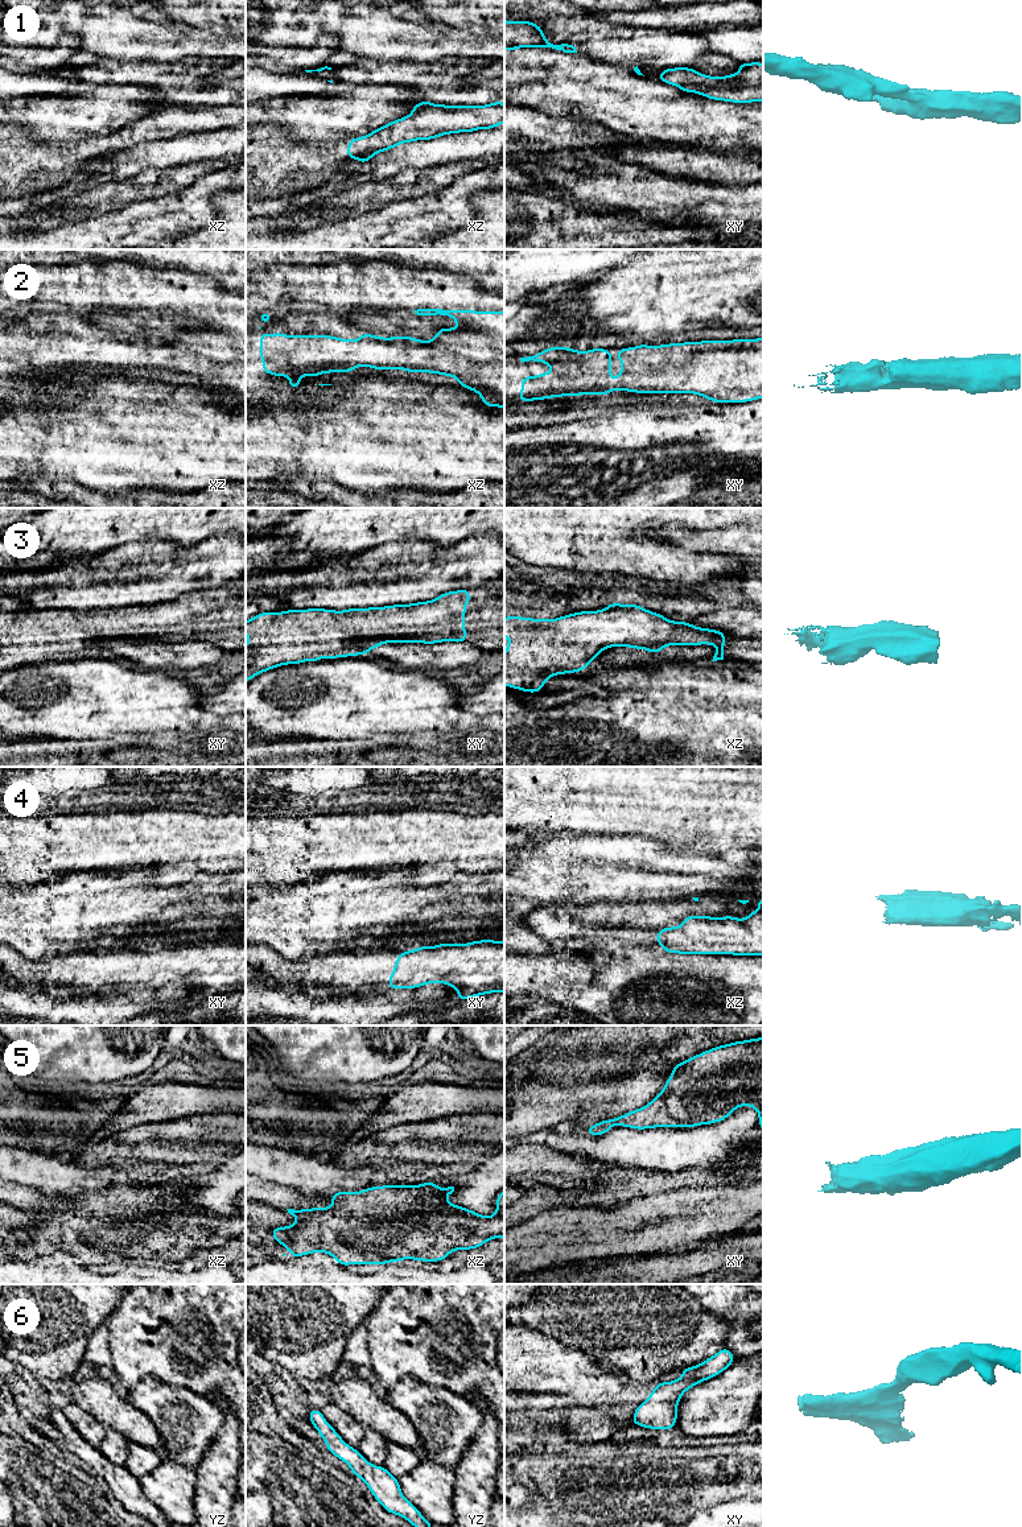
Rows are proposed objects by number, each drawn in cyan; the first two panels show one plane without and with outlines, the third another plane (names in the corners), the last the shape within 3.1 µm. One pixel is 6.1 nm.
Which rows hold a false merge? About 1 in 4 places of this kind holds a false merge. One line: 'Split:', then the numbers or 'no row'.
Split: 1

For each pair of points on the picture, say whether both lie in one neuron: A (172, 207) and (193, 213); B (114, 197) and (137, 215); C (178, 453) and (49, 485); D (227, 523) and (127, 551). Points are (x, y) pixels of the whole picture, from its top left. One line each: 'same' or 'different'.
A: same
B: different
C: different
D: different

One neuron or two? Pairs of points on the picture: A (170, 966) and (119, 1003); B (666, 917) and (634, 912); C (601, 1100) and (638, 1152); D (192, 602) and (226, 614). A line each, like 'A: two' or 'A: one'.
A: two
B: one
C: two
D: one

